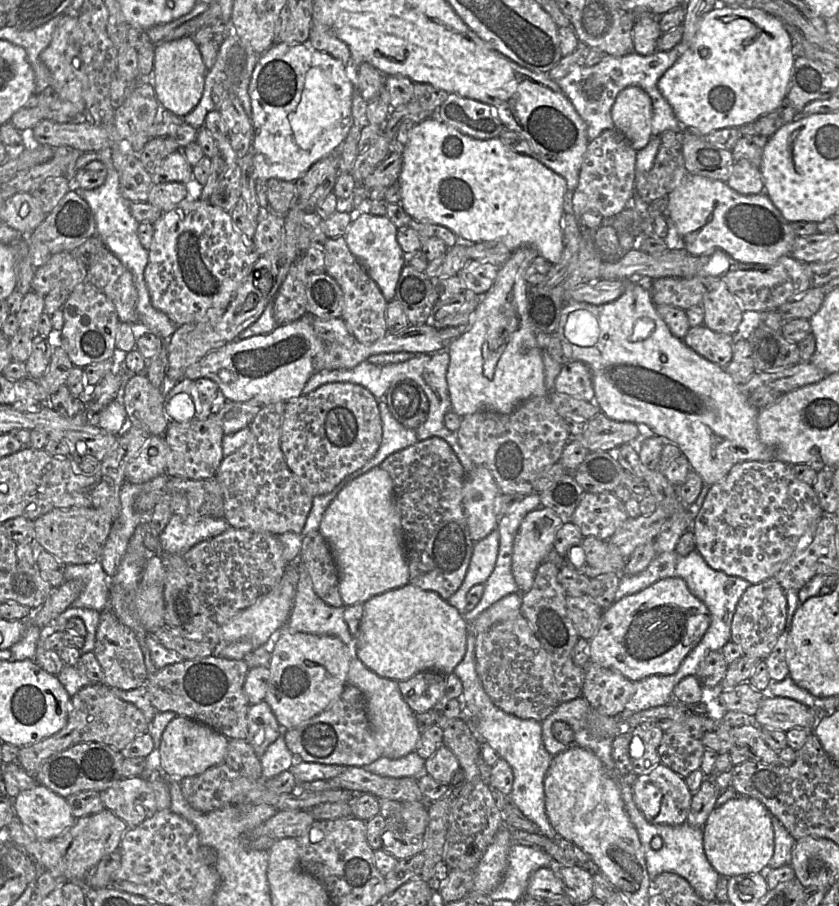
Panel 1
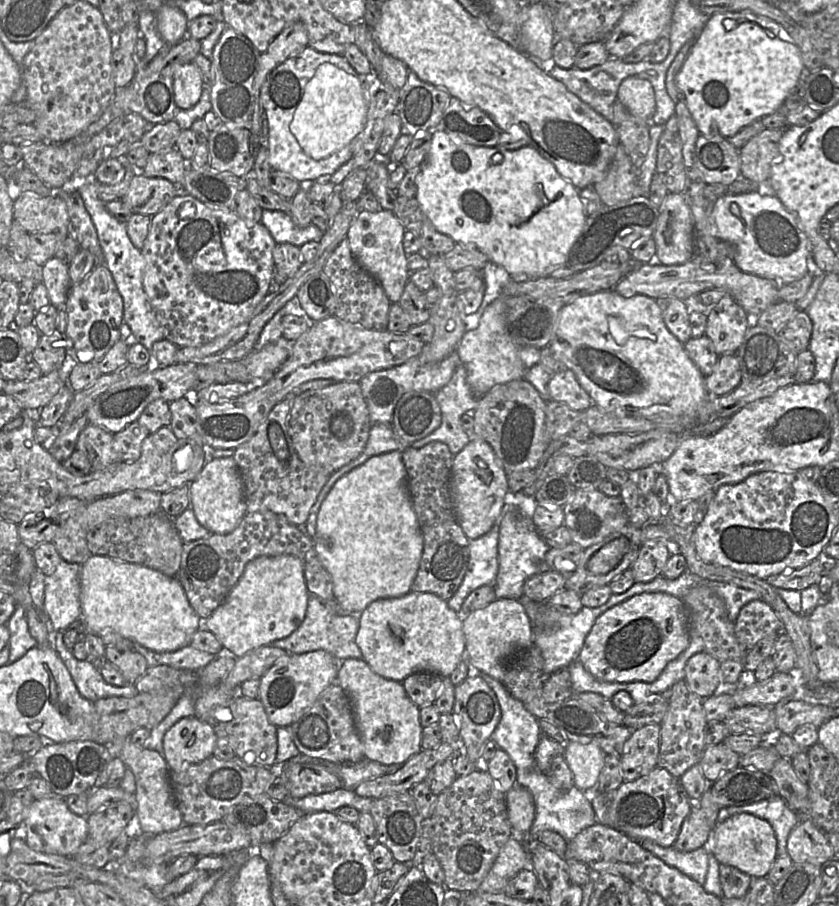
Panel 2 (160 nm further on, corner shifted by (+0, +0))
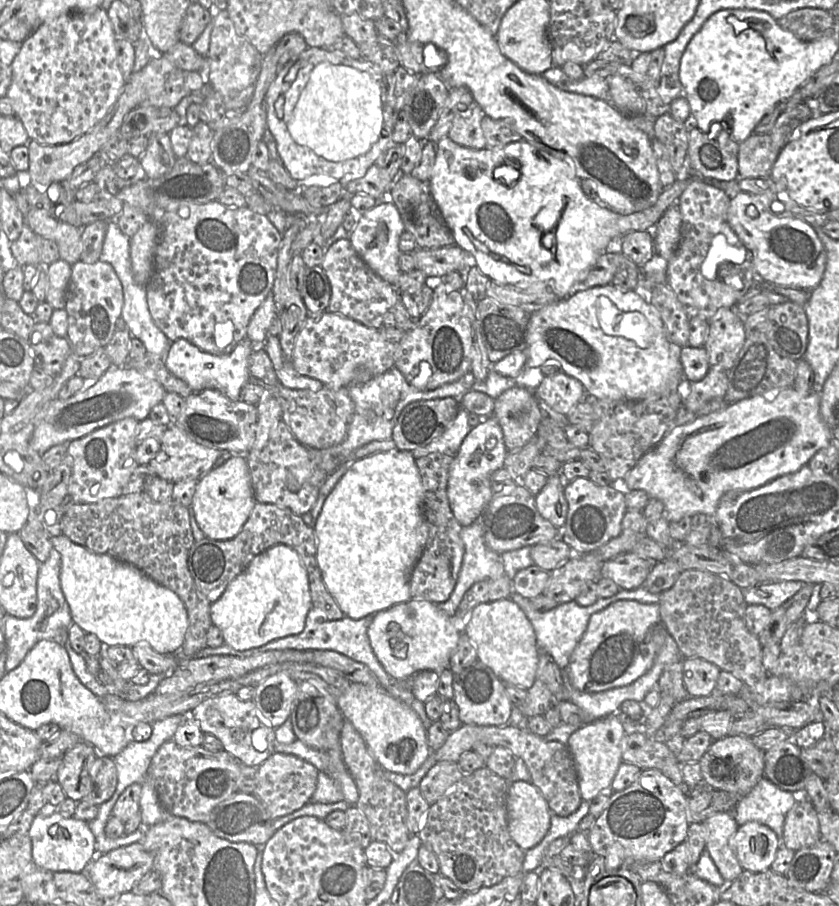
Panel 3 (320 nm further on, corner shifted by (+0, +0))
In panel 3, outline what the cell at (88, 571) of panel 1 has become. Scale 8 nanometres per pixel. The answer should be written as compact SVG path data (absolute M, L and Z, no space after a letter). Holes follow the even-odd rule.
M53 547L49 558L40 563L37 579L37 609L33 616L26 619L6 614L3 632L6 642L5 673L15 669L25 658L31 648L42 640L53 640L56 634L68 630L73 620L69 605L60 584L61 555Z

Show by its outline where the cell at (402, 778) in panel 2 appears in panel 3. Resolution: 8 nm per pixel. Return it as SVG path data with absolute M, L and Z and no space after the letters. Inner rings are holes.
M463 724L450 732L445 743L434 751L437 762L457 763L460 756L472 750L476 742L508 749L515 758L524 761L531 783L540 791L552 812L561 817L569 816L580 806L582 799L579 792L578 777L570 750L558 741L547 741L542 736L529 732L524 726L507 724L504 726L476 726Z

